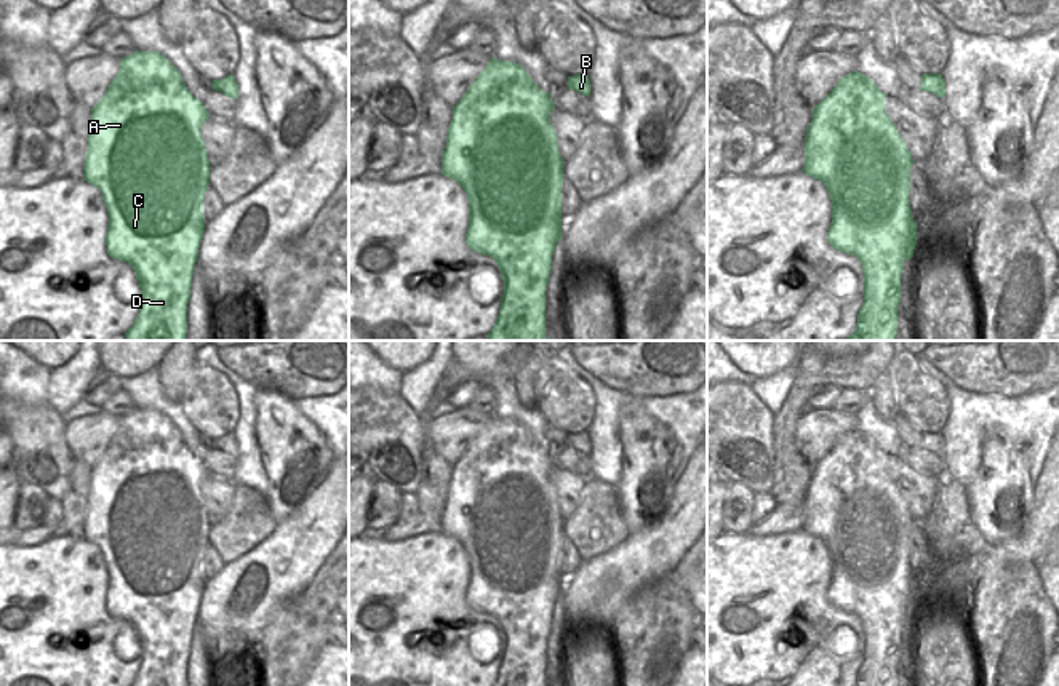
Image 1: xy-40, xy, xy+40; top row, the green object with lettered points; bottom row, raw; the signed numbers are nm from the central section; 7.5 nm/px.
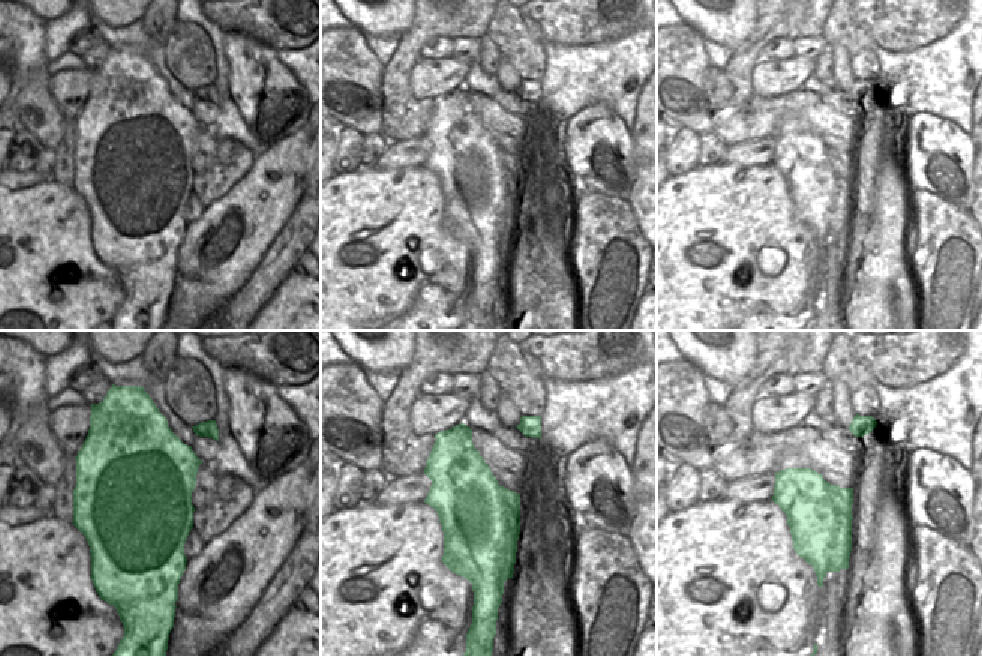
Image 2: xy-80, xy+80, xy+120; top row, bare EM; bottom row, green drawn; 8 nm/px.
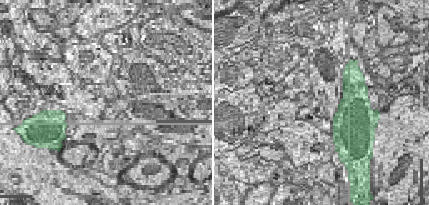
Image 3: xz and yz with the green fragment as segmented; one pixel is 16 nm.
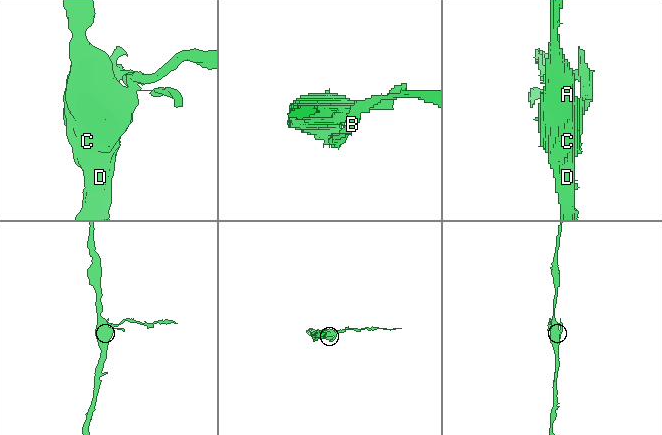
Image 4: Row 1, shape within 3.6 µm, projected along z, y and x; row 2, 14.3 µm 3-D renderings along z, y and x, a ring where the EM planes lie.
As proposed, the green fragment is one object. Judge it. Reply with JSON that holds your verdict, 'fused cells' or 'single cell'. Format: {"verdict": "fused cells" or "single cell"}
{"verdict": "fused cells"}

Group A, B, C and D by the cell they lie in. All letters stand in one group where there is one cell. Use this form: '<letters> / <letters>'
A C D / B

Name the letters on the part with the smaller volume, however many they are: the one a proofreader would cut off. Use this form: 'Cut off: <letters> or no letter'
Cut off: B

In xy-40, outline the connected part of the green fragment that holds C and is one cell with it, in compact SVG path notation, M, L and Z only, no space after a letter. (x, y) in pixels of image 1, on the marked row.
M138 50L120 61L120 70L91 109L83 181L101 190L107 208L107 254L128 262L141 288L141 309L125 333L126 341L186 341L194 265L205 232L203 197L210 185L211 166L200 134L208 117L203 102L192 96L163 54Z

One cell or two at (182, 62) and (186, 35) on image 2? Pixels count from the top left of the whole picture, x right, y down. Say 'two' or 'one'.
one

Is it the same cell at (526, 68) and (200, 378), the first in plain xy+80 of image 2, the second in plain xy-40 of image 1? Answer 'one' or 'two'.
one

